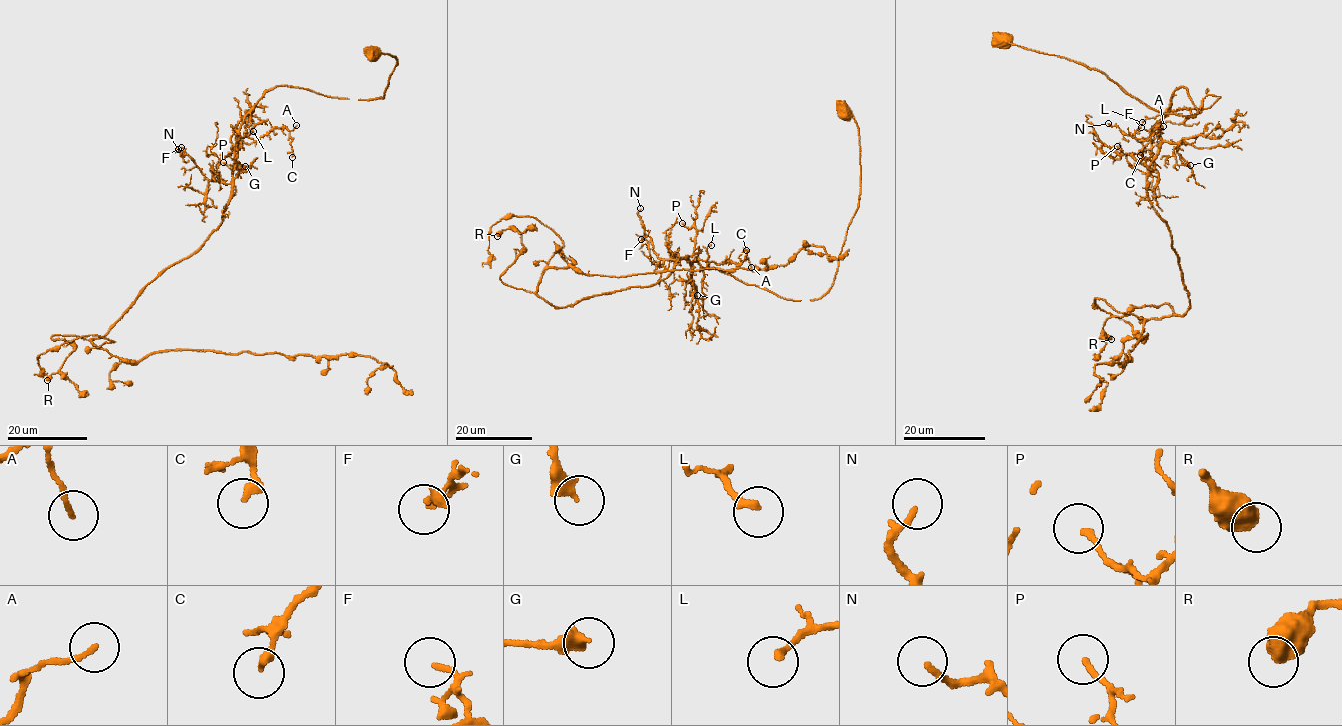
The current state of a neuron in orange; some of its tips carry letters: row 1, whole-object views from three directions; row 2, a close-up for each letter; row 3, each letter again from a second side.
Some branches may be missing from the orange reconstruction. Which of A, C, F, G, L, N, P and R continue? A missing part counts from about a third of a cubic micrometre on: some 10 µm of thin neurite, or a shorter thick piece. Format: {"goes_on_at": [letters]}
{"goes_on_at": []}

